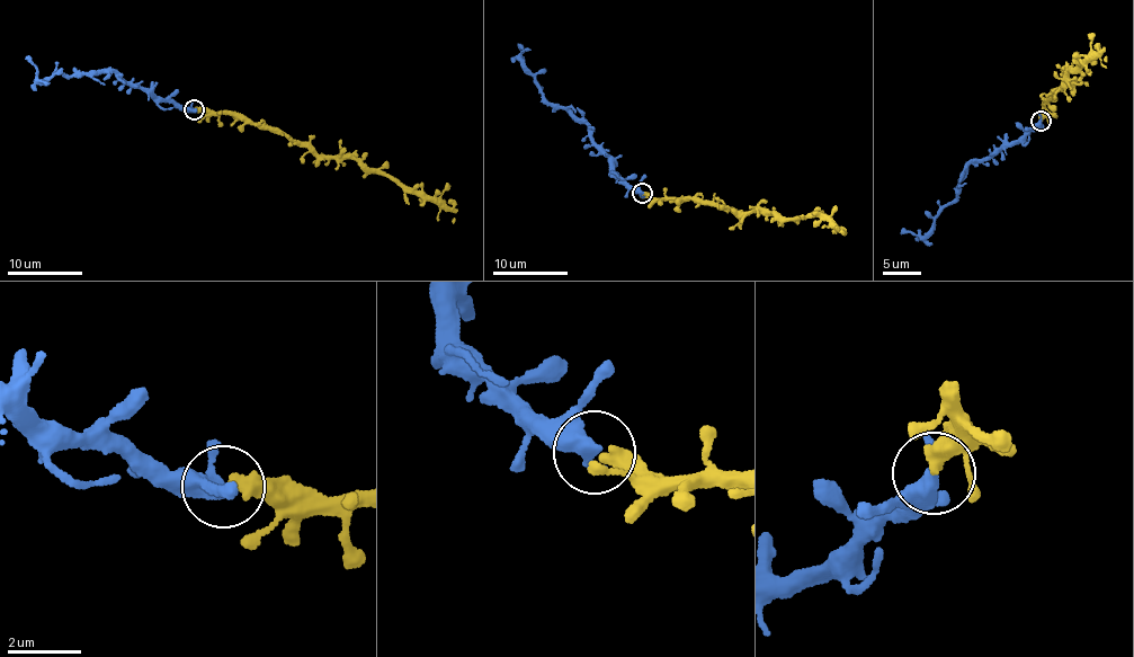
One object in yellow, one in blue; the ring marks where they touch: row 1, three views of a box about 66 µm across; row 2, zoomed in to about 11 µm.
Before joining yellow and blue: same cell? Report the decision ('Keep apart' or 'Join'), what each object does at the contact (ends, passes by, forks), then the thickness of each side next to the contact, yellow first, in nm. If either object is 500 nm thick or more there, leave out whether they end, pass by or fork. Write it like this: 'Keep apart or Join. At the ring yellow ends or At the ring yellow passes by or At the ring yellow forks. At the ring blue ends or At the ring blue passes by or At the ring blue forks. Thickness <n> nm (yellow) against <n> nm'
Join. At the ring yellow ends. At the ring blue passes by. Thickness 400 nm (yellow) against 360 nm

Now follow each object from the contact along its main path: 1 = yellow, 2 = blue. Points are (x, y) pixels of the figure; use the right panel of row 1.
1: (1041, 121), (1047, 94), (1063, 83), (1070, 85), (1065, 67), (1073, 68), (1101, 51), (1107, 61)
2: (1041, 121), (1017, 142), (1005, 143), (990, 157), (973, 161), (954, 200), (943, 205), (923, 236), (901, 233)

